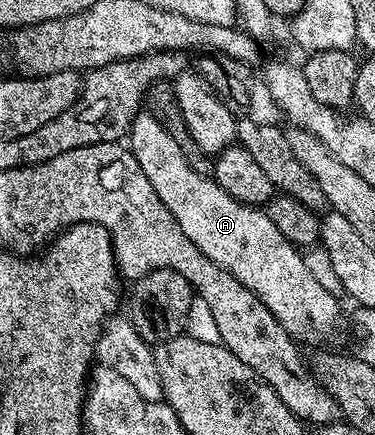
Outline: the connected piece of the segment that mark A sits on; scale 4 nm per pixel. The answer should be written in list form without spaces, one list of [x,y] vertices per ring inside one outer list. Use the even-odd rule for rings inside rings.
[[[139,112],[131,123],[128,147],[140,163],[144,175],[155,188],[156,195],[159,195],[161,202],[180,223],[184,235],[187,235],[208,259],[212,259],[222,269],[228,270],[233,277],[240,279],[240,283],[244,283],[244,287],[248,287],[248,291],[257,295],[266,304],[268,311],[276,315],[276,319],[282,324],[284,331],[288,331],[290,337],[299,343],[307,341],[310,345],[318,345],[333,335],[334,328],[338,325],[338,316],[342,313],[341,307],[338,306],[339,298],[320,287],[319,281],[308,271],[303,254],[292,242],[284,239],[284,235],[280,235],[276,223],[268,219],[265,208],[240,203],[235,197],[228,195],[228,191],[224,191],[214,181],[213,176],[200,173],[188,161],[183,144],[150,113]]]

